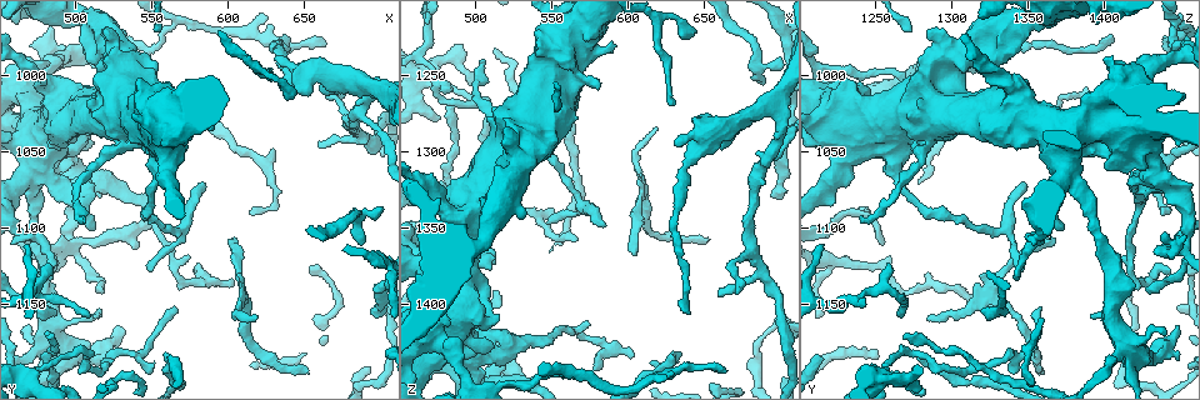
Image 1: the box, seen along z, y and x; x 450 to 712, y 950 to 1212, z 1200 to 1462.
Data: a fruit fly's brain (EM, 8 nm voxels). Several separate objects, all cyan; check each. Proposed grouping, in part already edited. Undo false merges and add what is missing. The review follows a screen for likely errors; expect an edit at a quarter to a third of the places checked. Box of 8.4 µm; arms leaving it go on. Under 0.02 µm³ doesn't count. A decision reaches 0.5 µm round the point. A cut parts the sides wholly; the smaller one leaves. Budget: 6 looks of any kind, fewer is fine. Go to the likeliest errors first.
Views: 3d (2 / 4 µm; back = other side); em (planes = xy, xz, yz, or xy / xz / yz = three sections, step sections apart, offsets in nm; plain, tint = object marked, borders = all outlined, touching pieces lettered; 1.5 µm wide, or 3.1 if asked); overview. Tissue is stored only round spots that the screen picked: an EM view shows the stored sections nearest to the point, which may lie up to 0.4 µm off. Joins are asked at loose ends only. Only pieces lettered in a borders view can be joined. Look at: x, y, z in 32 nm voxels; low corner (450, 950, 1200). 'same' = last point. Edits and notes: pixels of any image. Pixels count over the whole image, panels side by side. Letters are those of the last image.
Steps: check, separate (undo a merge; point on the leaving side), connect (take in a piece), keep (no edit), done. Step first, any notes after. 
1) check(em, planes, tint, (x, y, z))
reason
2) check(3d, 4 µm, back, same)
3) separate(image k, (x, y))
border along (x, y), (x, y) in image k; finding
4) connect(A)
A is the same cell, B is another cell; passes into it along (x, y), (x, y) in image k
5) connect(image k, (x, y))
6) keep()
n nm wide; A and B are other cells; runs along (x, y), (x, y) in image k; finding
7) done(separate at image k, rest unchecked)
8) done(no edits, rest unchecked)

check(em, xy, step 4, plain, (652, 1194, 1356))
an open end

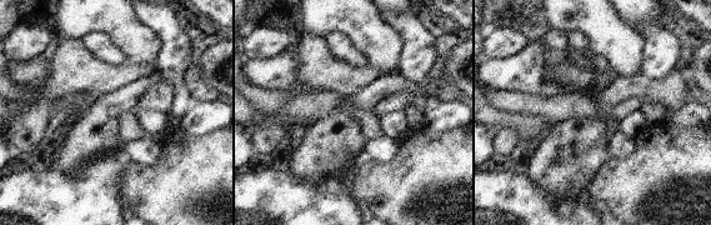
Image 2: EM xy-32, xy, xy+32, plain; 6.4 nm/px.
check(em, xy, step 4, borders, same)

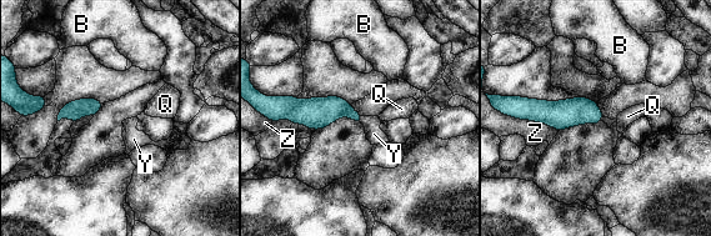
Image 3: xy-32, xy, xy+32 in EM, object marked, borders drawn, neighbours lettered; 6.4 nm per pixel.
connect(Y)
Y is the same cell, B, Q and Z are other cells; it goes on there

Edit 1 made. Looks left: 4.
check(3d, 4 µm, (510, 1156, 1268))
tapers out

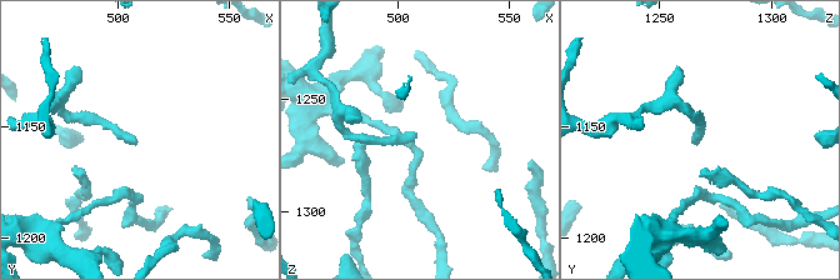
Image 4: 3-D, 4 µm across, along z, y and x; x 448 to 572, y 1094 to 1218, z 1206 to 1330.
check(em, planes, borders, (508, 1157, 1267))
shape alone is not enough

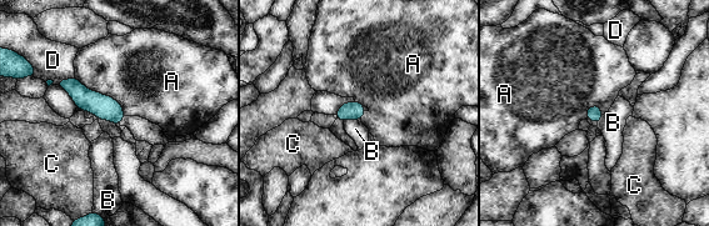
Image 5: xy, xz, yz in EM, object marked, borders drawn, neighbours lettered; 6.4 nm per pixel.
keep()
A, B, C and D are other cells; border along (360, 117), (344, 121) in image 5; none of them fits

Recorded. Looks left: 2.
check(em, planes, tint, (688, 1112, 1256))
branch stops here

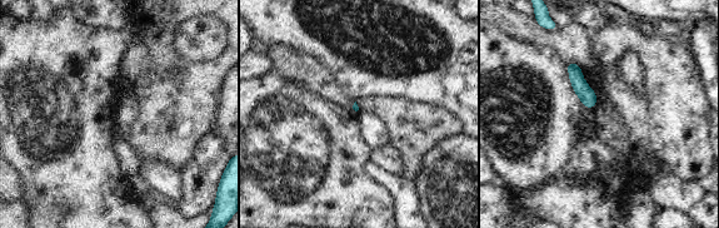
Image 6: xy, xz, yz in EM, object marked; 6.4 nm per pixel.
check(em, planes, borders, same)

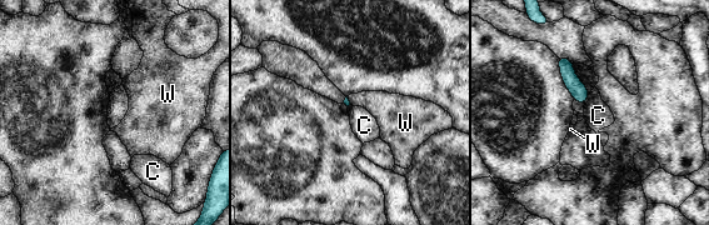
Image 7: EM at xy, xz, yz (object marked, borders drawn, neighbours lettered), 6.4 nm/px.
keep()
C and W are other cells; border along (589, 93), (584, 103) in image 7; no lettered piece goes on from it

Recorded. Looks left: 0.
done(connect at image 3, rest unchecked)

